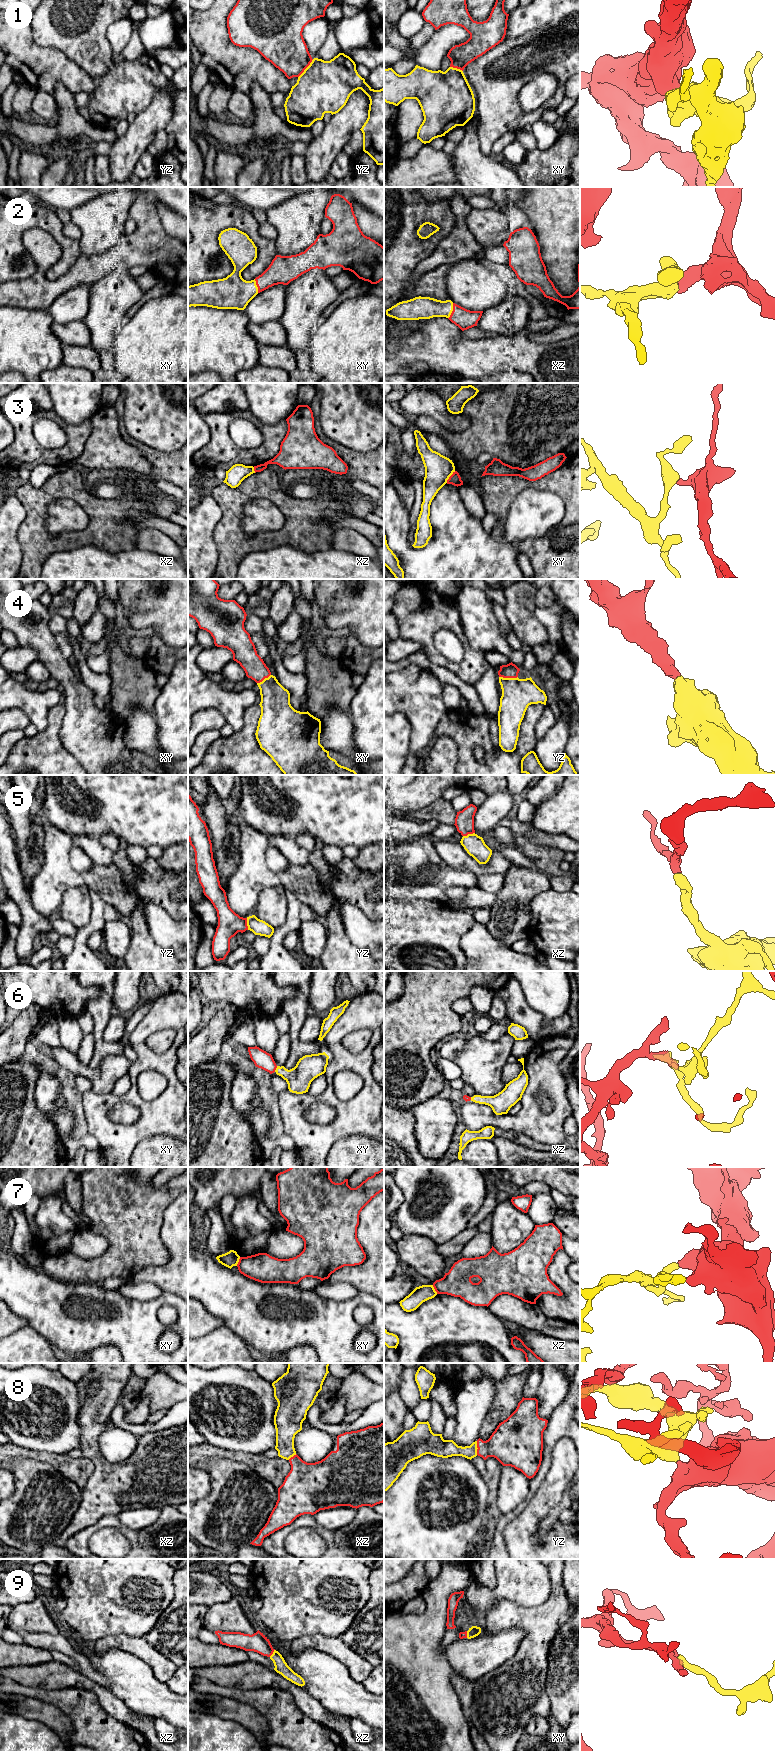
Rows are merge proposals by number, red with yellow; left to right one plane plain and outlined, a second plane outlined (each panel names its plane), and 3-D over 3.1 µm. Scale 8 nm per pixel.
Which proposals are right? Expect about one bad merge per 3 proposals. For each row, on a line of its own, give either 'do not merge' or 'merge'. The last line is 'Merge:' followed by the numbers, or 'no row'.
1: merge
2: merge
3: do not merge
4: merge
5: merge
6: merge
7: do not merge
8: merge
9: merge
Merge: 1, 2, 4, 5, 6, 8, 9

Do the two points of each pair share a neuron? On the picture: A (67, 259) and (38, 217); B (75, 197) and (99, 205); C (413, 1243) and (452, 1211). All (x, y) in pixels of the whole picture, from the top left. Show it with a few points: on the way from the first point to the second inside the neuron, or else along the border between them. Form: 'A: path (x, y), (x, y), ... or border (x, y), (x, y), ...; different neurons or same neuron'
A: path (67, 248), (67, 245), (49, 225); same neuron
B: border (95, 197), (75, 207), (70, 212); different neurons
C: border (403, 1234), (425, 1235), (437, 1244); different neurons

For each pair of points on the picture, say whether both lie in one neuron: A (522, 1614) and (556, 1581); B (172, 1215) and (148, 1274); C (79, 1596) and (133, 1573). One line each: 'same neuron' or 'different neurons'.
A: same neuron
B: same neuron
C: same neuron

